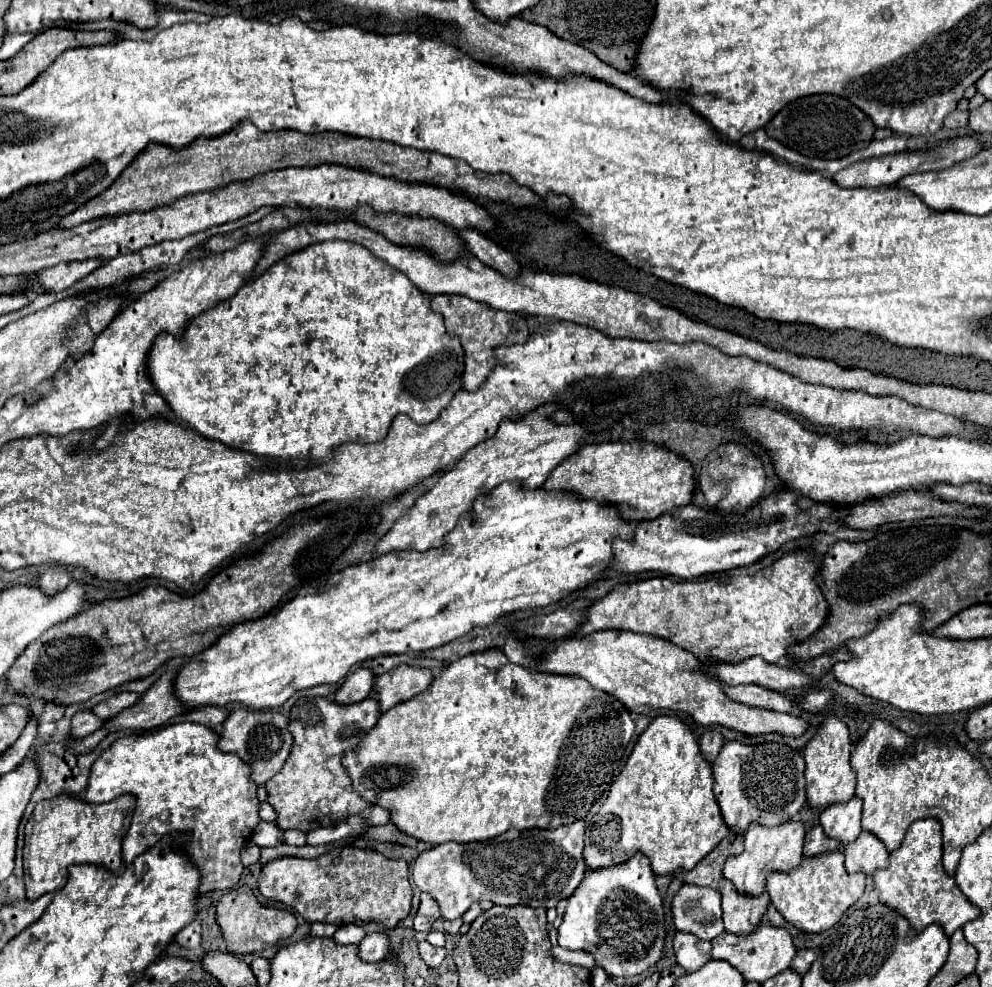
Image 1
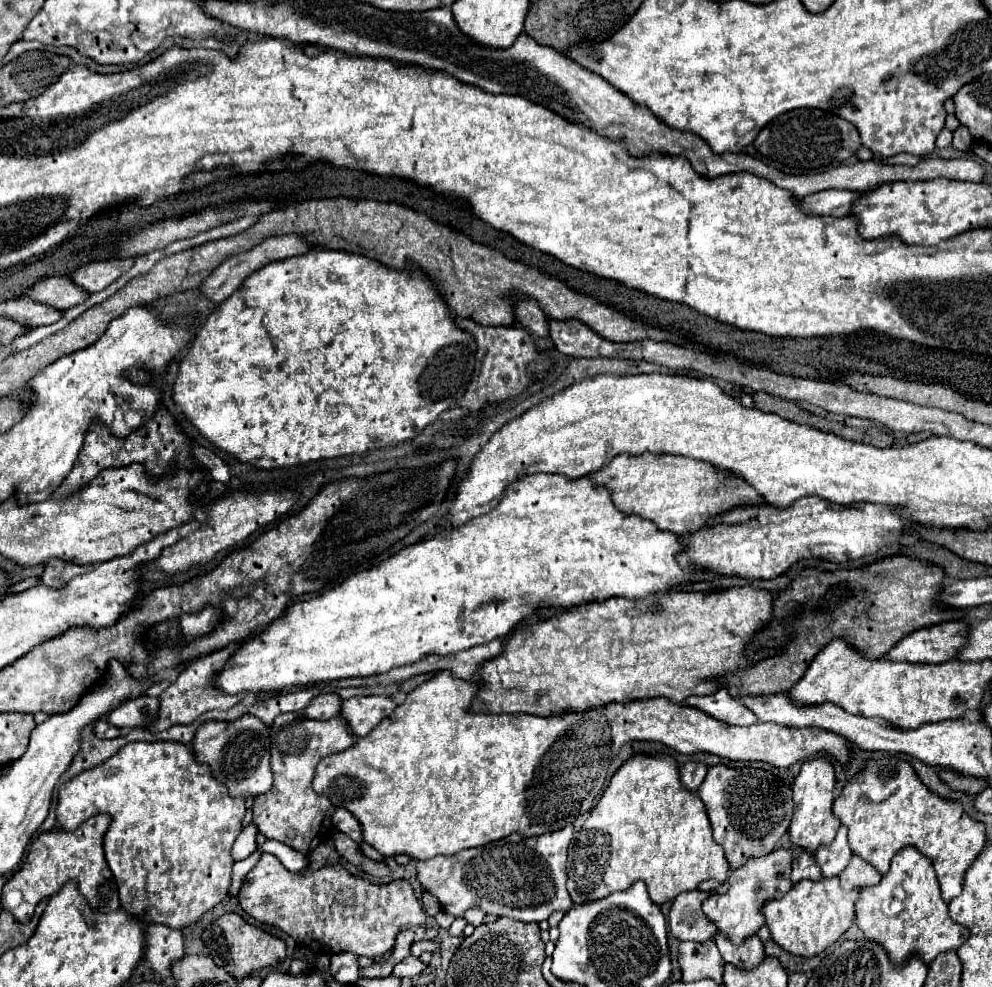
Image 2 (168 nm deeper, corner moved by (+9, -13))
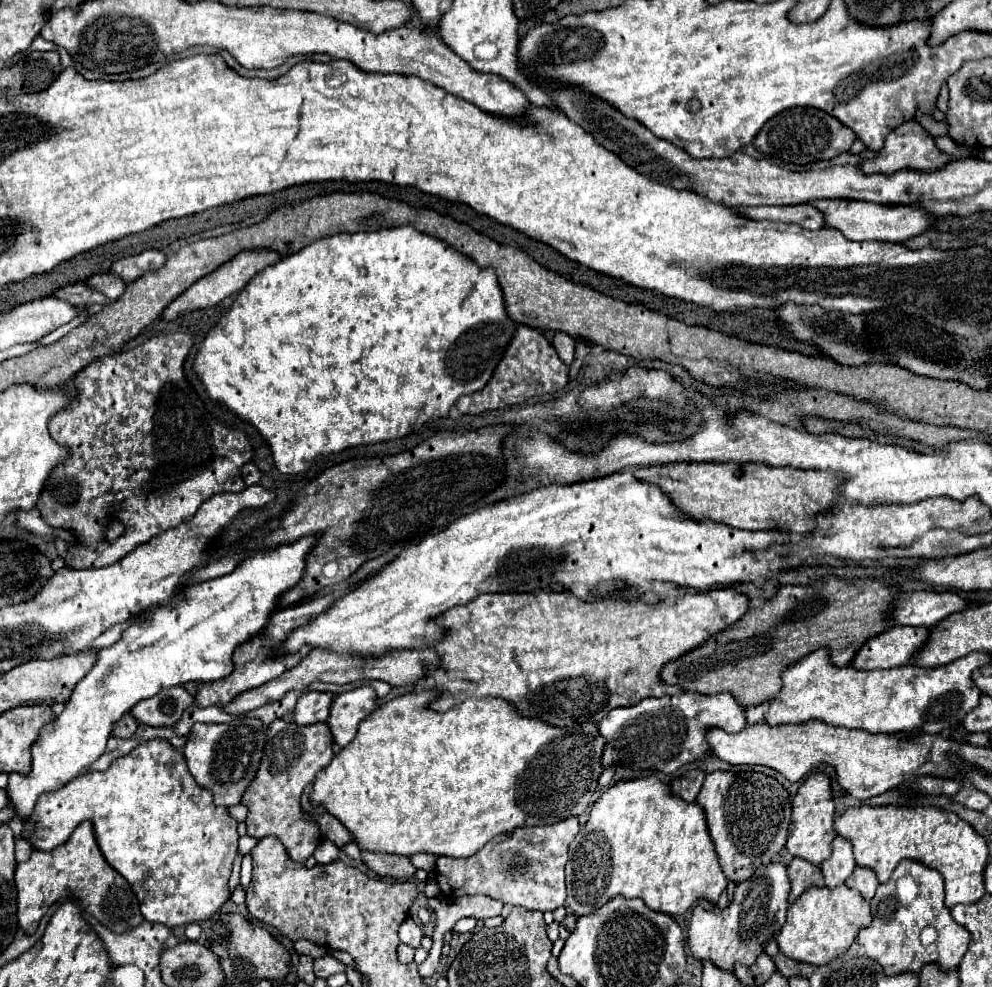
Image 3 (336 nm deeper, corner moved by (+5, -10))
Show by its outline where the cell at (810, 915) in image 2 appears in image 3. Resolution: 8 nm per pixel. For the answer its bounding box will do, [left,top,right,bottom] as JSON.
[775,885,873,965]

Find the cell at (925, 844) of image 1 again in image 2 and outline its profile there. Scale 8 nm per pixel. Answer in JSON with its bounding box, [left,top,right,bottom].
[855,846,969,964]

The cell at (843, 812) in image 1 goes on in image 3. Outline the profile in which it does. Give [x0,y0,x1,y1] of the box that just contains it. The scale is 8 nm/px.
[821,837,855,889]

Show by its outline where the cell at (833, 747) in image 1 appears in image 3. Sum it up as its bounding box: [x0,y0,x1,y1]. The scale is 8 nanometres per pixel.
[785,773,835,865]

